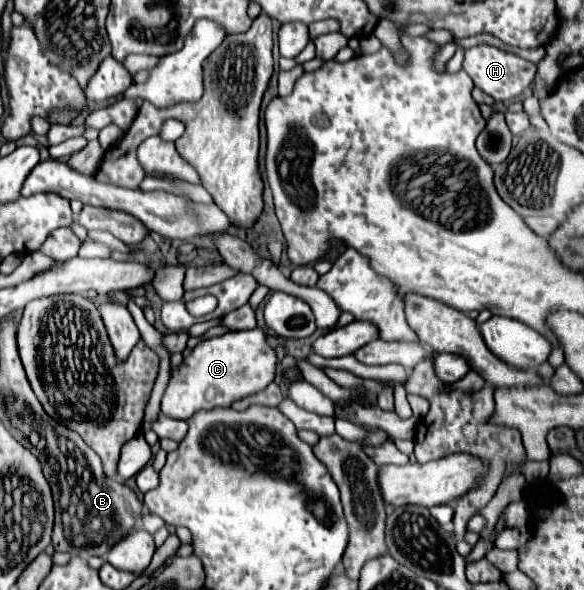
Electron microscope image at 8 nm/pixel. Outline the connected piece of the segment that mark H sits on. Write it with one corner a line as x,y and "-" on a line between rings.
478,44
478,46
468,48
464,54
462,68
472,78
476,88
480,88
482,92
486,92
488,96
492,96
498,102
518,98
532,84
534,74
536,74
536,66
532,62
528,62
528,60
524,60
512,52
490,46
490,44

